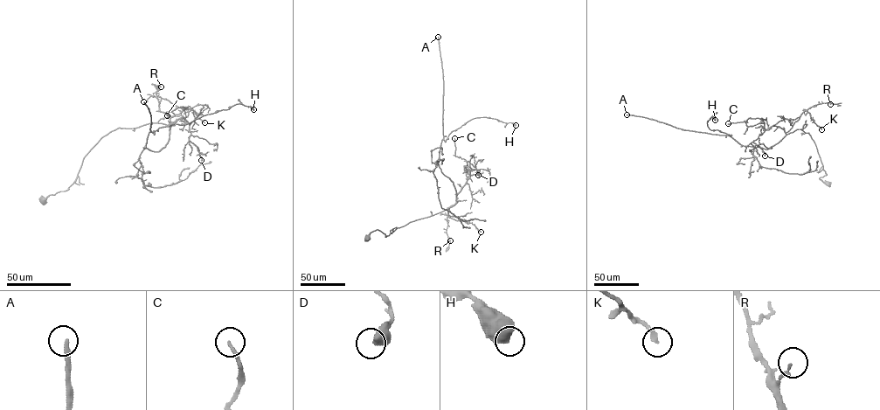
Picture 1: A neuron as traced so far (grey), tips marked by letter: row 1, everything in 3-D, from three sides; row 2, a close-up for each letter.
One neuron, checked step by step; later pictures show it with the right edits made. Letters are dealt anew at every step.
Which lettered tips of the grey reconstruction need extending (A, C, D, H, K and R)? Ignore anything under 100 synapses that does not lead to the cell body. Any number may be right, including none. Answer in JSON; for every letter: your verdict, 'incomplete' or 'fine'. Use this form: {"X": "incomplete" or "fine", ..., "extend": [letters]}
{"A": "incomplete", "C": "fine", "D": "fine", "H": "fine", "K": "fine", "R": "fine", "extend": ["A"]}

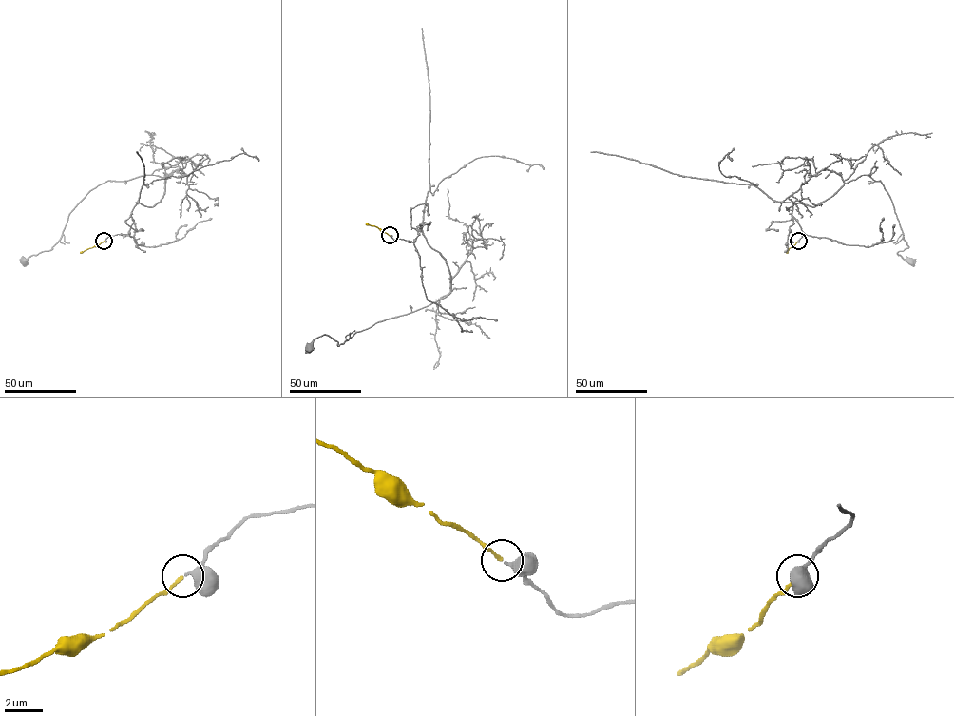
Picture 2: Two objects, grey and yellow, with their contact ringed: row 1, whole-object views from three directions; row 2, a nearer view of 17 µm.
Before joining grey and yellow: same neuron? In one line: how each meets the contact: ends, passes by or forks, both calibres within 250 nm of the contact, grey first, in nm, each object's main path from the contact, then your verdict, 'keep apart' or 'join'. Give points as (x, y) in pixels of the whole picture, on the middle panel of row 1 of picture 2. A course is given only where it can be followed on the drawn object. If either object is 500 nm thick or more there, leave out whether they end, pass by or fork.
grey passes by; yellow ends there; 280 nm thick on the grey side, 160 nm on the other; grey runs (390, 236), (413, 241), (420, 229), (446, 261), (451, 292), (357, 332), (338, 346), (323, 335), (309, 347); yellow runs (390, 236), (365, 223); join

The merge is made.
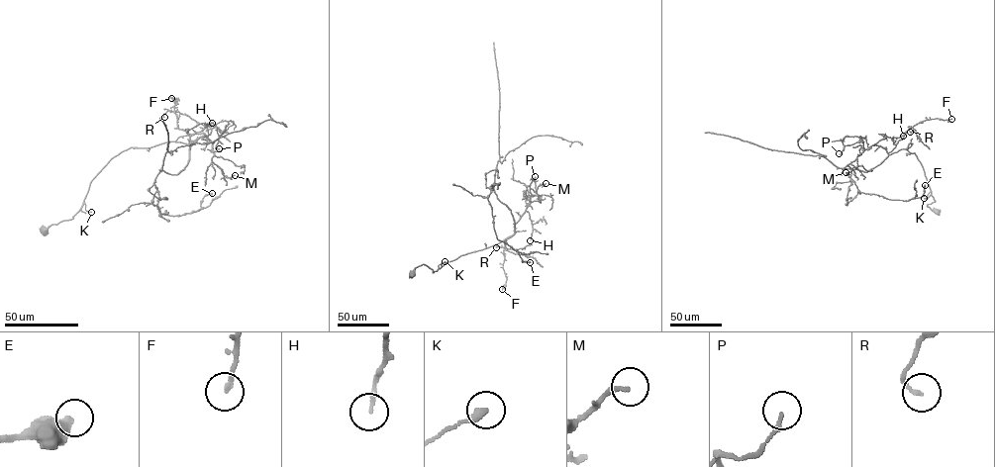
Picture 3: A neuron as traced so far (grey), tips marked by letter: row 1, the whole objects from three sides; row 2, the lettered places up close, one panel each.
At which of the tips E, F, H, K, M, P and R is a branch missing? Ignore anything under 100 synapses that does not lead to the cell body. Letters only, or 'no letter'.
no letter

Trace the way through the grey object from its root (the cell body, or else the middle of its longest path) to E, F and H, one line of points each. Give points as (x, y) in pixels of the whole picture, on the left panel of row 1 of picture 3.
E: (44, 231), (131, 147), (190, 146), (183, 169), (155, 178), (160, 214), (212, 193)
F: (44, 231), (71, 219), (92, 179), (124, 150), (169, 141), (190, 148), (171, 98)
H: (44, 231), (73, 217), (92, 179), (121, 152), (169, 141), (189, 149), (210, 134), (212, 123)

